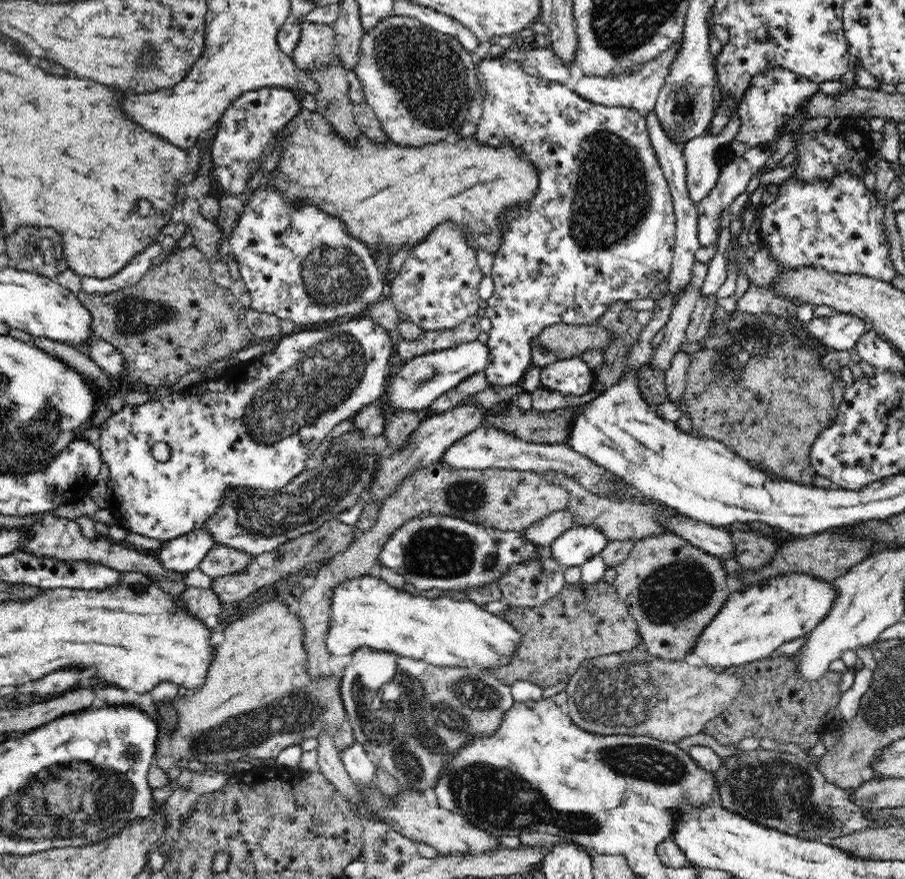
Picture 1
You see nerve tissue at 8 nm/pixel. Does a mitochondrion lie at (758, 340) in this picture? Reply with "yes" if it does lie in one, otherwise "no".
yes

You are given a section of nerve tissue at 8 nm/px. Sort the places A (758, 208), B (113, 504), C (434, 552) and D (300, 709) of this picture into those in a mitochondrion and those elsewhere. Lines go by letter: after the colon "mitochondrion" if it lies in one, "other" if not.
A: other
B: other
C: mitochondrion
D: mitochondrion

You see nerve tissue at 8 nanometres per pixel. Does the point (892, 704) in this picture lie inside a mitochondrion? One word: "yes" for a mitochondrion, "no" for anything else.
yes

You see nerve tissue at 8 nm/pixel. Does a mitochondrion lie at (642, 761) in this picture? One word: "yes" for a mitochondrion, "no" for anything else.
yes

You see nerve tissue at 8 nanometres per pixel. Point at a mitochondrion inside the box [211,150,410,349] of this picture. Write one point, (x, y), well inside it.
(333, 275)

